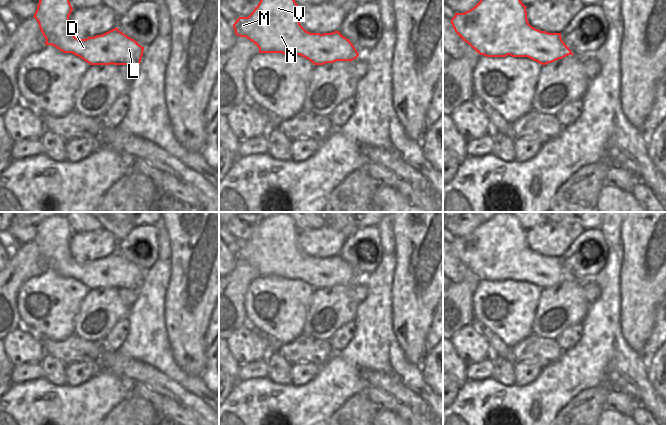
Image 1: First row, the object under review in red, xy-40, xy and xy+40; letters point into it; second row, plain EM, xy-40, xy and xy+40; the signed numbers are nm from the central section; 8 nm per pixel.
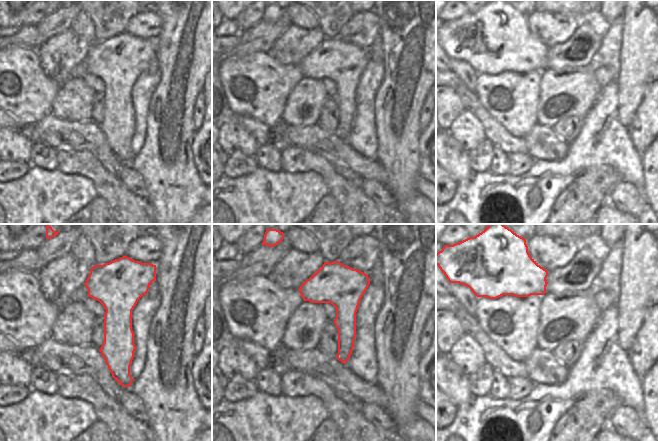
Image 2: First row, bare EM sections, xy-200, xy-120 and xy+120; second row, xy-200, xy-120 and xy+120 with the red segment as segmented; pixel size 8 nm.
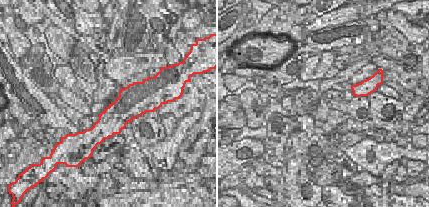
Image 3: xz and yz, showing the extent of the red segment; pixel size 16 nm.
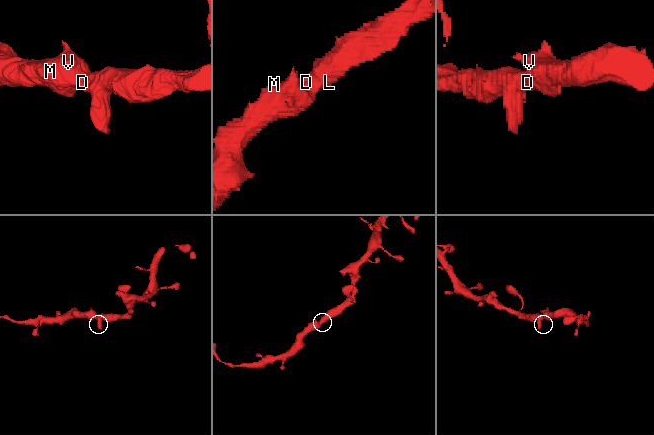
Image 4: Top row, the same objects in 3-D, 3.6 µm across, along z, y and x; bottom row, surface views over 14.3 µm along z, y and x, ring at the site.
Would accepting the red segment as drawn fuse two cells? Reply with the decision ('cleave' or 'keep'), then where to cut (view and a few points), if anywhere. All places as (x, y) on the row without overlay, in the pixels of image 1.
keep | no cut

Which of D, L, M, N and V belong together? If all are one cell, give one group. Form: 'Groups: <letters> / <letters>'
Groups: D L M N V.

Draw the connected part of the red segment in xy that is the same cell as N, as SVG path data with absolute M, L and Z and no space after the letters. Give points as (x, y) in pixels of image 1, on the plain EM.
M288 212L263 219L259 228L248 241L239 241L233 248L235 258L246 261L258 272L259 277L282 277L300 279L314 289L324 289L336 285L352 285L359 277L349 263L339 255L332 257L310 257L300 248L297 238L299 230Z

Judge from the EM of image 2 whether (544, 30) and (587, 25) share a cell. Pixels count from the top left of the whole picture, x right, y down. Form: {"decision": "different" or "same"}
{"decision": "different"}

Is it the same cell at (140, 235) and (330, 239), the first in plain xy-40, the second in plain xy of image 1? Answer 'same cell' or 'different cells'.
different cells

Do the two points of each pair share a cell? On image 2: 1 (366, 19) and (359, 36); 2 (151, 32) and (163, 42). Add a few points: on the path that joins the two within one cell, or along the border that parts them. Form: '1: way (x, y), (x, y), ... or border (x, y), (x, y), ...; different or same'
1: way (366, 25), (365, 36); same
2: border (158, 13), (161, 18), (161, 32), (155, 40); different

